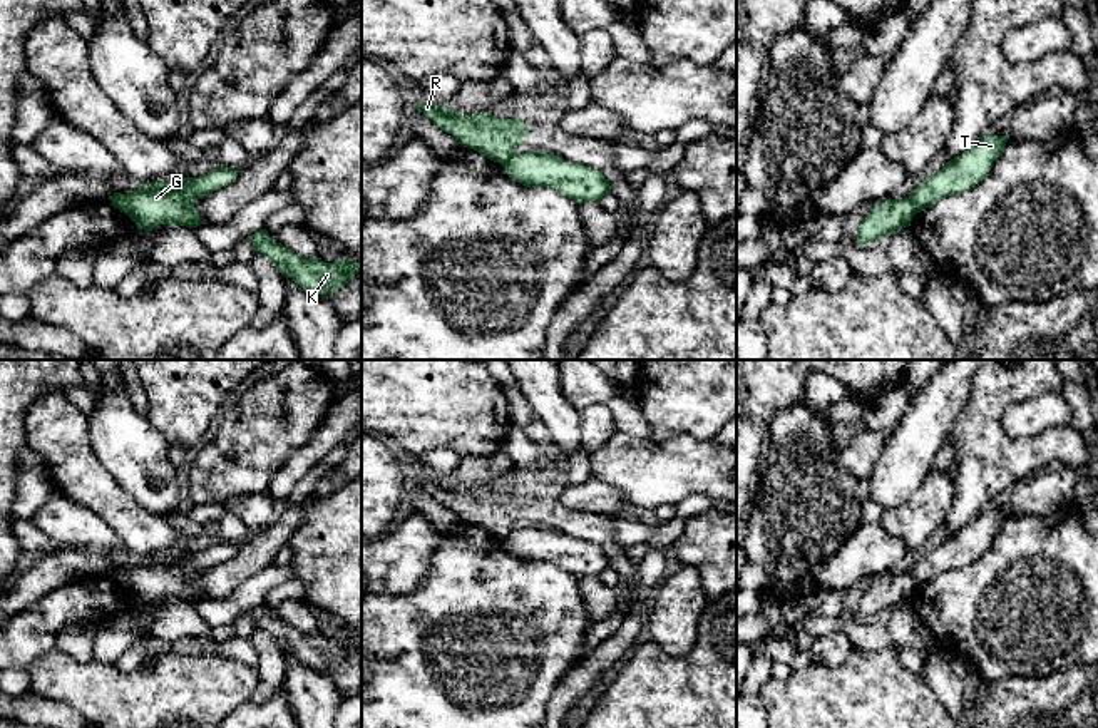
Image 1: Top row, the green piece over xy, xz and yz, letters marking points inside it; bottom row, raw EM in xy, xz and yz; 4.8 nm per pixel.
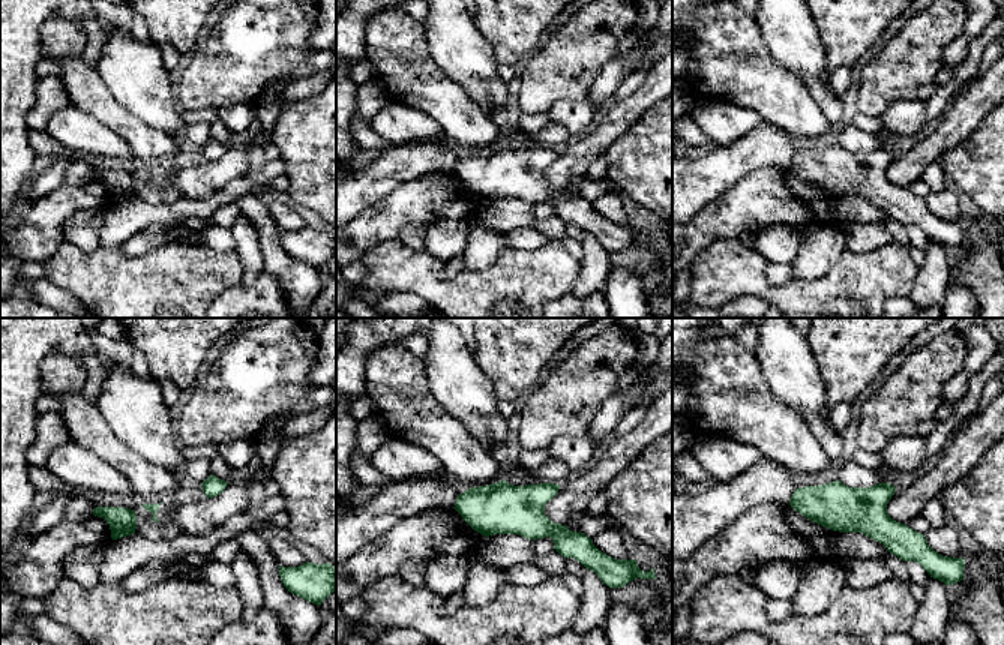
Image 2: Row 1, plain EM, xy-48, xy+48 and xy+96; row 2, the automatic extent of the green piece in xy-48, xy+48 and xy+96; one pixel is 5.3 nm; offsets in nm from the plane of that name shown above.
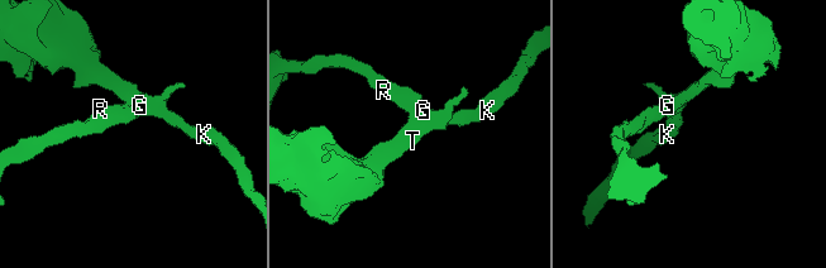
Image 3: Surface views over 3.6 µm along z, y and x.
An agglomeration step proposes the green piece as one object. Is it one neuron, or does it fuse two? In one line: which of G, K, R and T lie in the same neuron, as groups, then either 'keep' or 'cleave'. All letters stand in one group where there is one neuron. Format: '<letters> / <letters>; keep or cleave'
G K T / R; cleave

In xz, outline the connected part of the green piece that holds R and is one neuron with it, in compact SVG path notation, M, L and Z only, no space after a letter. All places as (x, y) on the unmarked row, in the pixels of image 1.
M428 475L413 485L422 487L444 507L452 509L462 522L482 527L494 537L504 539L524 519L527 499L516 494L495 494L490 487L460 489Z

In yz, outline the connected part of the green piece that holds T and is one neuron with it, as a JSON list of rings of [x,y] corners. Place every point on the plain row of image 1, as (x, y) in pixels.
[[[1008,509],[983,510],[967,525],[964,525],[956,534],[951,534],[936,549],[922,554],[909,571],[914,587],[917,589],[936,576],[967,566],[981,557],[1003,527],[1008,514]]]

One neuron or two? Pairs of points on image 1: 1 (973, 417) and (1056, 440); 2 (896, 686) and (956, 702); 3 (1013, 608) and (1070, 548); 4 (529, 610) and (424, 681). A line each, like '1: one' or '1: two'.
1: one
2: two
3: one
4: one

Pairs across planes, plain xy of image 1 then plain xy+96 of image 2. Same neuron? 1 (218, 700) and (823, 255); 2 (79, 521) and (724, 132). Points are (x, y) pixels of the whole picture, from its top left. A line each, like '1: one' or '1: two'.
1: two
2: one

